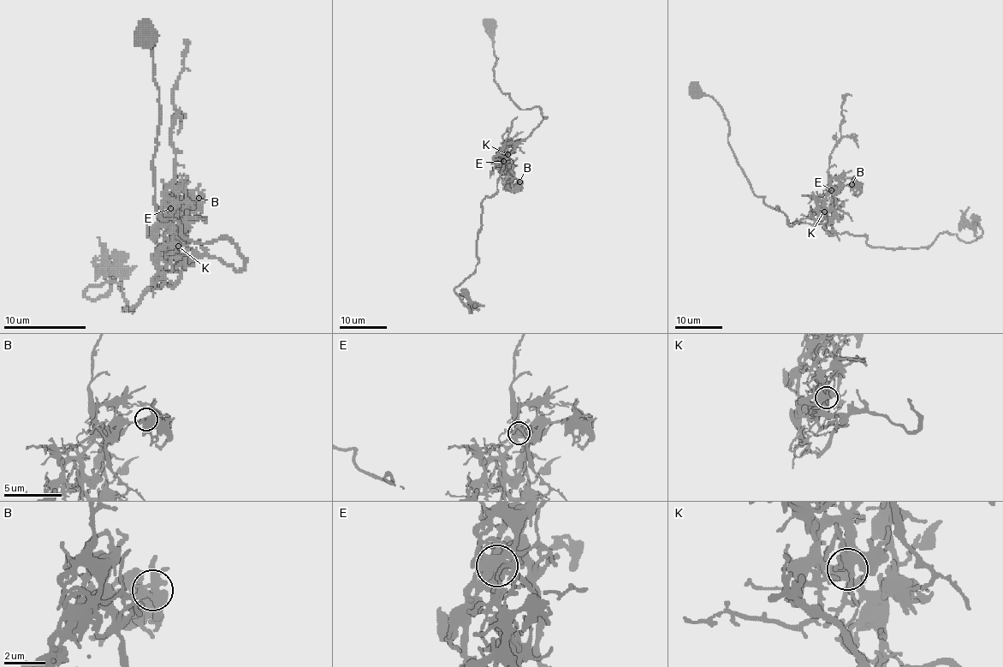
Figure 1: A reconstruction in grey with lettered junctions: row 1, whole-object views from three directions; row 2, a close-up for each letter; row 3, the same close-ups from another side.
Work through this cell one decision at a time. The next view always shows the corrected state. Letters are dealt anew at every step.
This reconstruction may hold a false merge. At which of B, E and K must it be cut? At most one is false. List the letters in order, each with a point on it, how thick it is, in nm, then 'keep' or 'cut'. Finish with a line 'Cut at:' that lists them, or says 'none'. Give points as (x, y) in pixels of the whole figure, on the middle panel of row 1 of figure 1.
B: (519, 181) | 480 nm | keep
E: (503, 161) | 400 nm | cut
K: (507, 154) | 480 nm | keep
Cut at: E

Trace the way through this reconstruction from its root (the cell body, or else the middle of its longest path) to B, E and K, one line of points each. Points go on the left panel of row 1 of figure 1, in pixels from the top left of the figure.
B: (196, 258), (180, 258), (175, 253), (171, 206), (180, 200), (174, 198), (198, 198)
E: (196, 258), (180, 258), (175, 253), (169, 208)
K: (196, 258), (180, 258), (175, 253), (178, 246)

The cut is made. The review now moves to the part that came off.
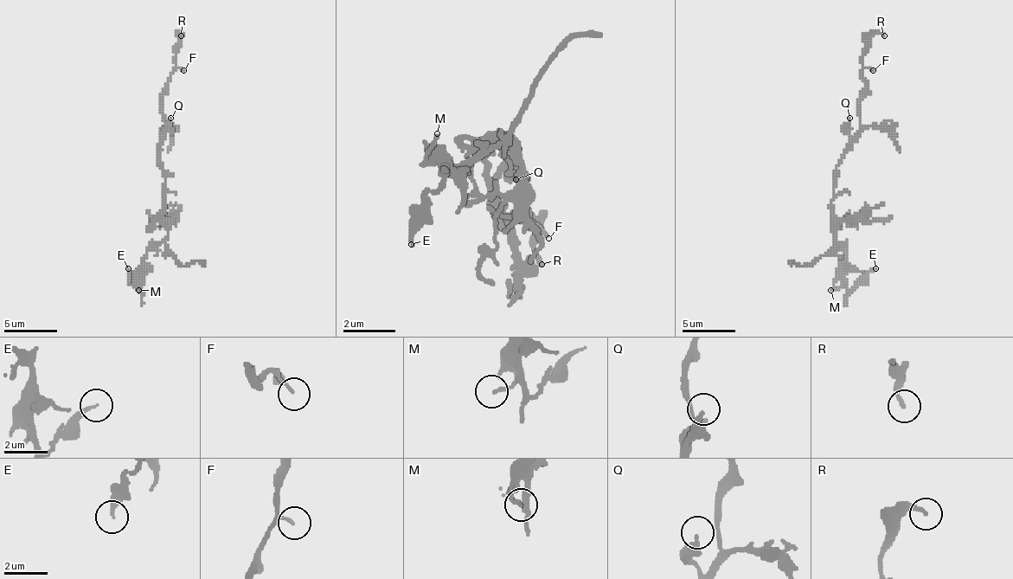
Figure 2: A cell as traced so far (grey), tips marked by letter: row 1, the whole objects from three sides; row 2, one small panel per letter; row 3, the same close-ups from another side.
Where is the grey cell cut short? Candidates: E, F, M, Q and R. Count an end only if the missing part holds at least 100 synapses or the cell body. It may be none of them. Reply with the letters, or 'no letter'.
no letter

